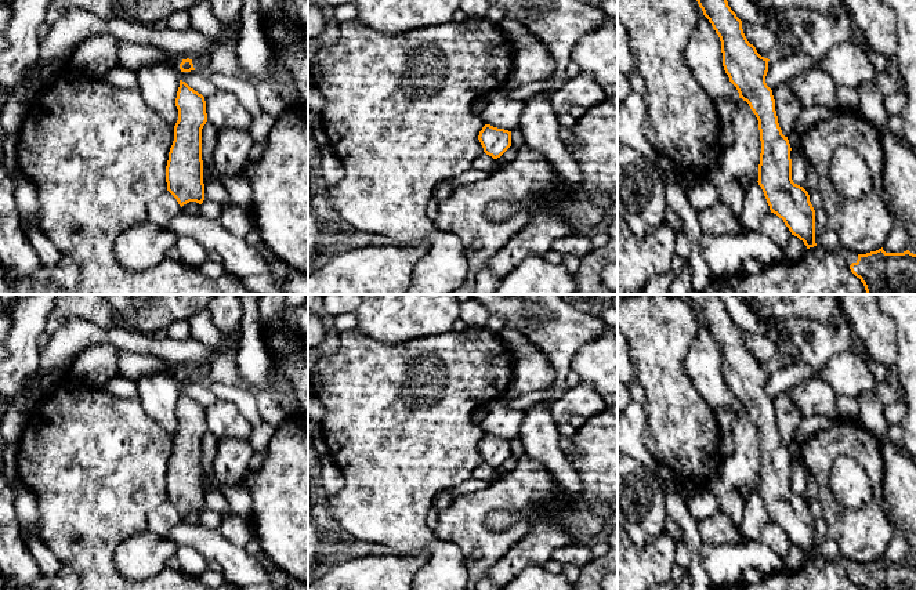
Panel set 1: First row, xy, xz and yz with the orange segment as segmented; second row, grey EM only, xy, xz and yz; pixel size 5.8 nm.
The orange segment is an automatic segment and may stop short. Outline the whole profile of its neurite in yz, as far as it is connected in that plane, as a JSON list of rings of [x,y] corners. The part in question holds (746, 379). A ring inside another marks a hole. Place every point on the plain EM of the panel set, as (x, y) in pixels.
[[[684,294],[696,308],[703,325],[709,329],[720,347],[723,376],[729,391],[736,397],[739,408],[746,410],[758,430],[761,463],[758,474],[758,495],[761,496],[771,522],[783,529],[792,544],[804,551],[807,558],[815,553],[815,520],[808,502],[792,489],[790,453],[782,444],[775,420],[772,399],[765,392],[768,368],[761,366],[743,343],[742,330],[728,315],[724,303],[717,294]]]

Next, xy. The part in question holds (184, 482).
[[[180,390],[175,416],[178,430],[166,475],[167,500],[182,517],[204,510],[202,438],[207,431],[206,410],[202,403]]]

